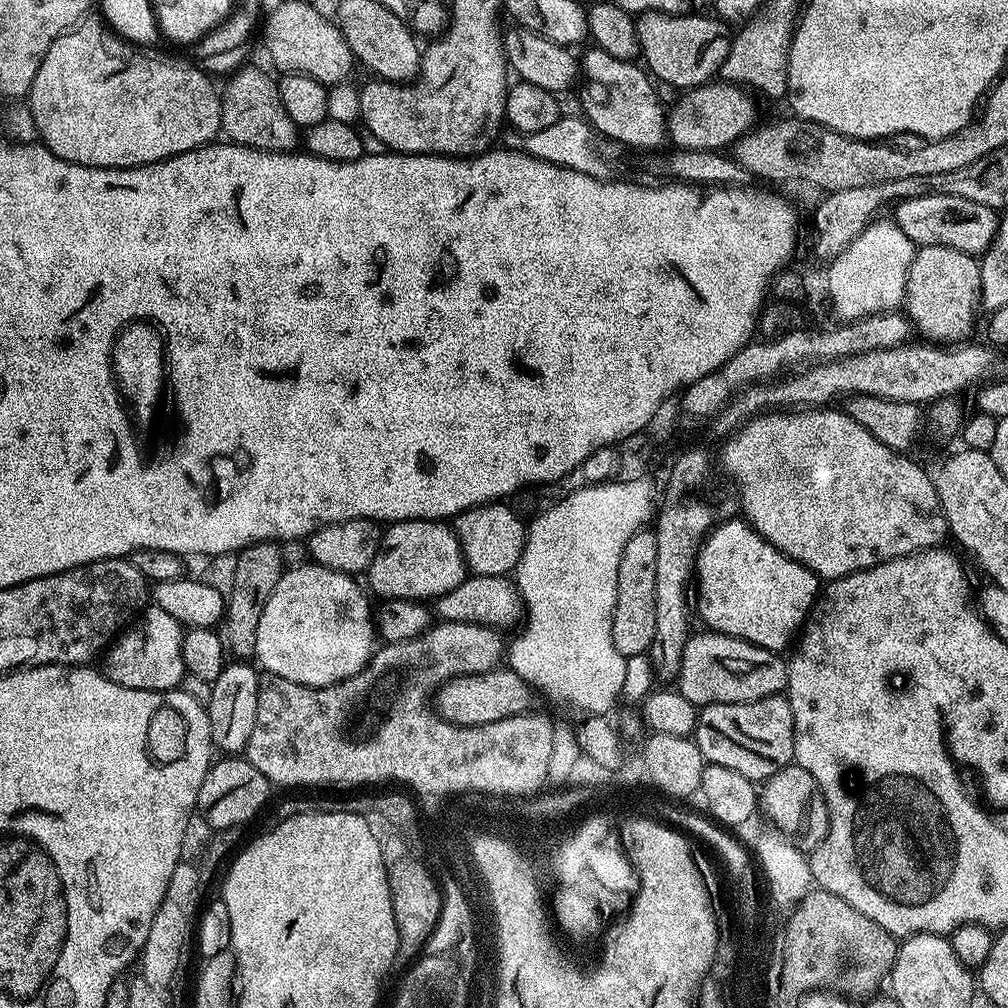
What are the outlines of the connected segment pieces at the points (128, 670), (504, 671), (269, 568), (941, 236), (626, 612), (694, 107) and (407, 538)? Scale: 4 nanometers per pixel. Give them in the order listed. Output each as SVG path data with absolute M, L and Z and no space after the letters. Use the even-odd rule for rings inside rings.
M155 606L145 607L135 617L134 623L115 637L103 657L102 671L110 682L118 682L118 686L134 690L171 692L179 689L186 675L184 634L185 629L174 618L170 618L166 610Z
M498 666L479 676L460 676L449 680L438 693L438 711L444 719L462 728L477 728L511 716L523 716L532 704L534 689L507 666Z
M275 541L250 544L237 553L233 589L226 594L225 619L230 638L236 646L251 647L256 638L260 616L286 570L283 549Z
M925 191L923 196L911 196L895 205L896 228L907 243L921 248L946 246L979 257L996 237L997 209L982 206L982 202L970 202L970 198L958 198L945 192Z
M655 531L635 532L622 550L618 566L618 598L614 610L614 646L625 658L645 654L654 642L654 570L658 567L658 542Z
M709 82L691 89L667 113L670 140L677 149L690 151L714 152L727 149L727 144L735 145L757 123L756 104L751 98L745 89L723 82Z
M397 520L387 525L380 537L380 549L374 554L374 562L368 567L367 587L380 595L384 600L418 600L421 602L435 601L437 596L454 590L469 575L465 563L464 544L461 537L442 520Z

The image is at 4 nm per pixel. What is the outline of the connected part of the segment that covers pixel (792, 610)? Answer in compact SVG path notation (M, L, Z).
M728 518L717 523L696 553L694 567L694 608L704 619L703 627L727 636L738 636L759 648L780 654L797 639L808 618L808 611L822 591L821 577L797 560L780 552L744 518Z

